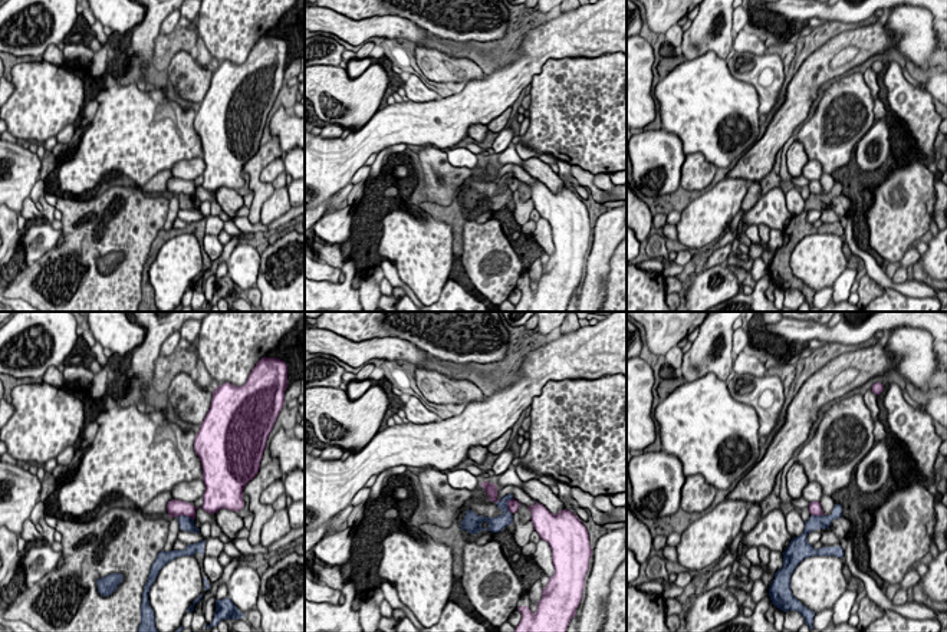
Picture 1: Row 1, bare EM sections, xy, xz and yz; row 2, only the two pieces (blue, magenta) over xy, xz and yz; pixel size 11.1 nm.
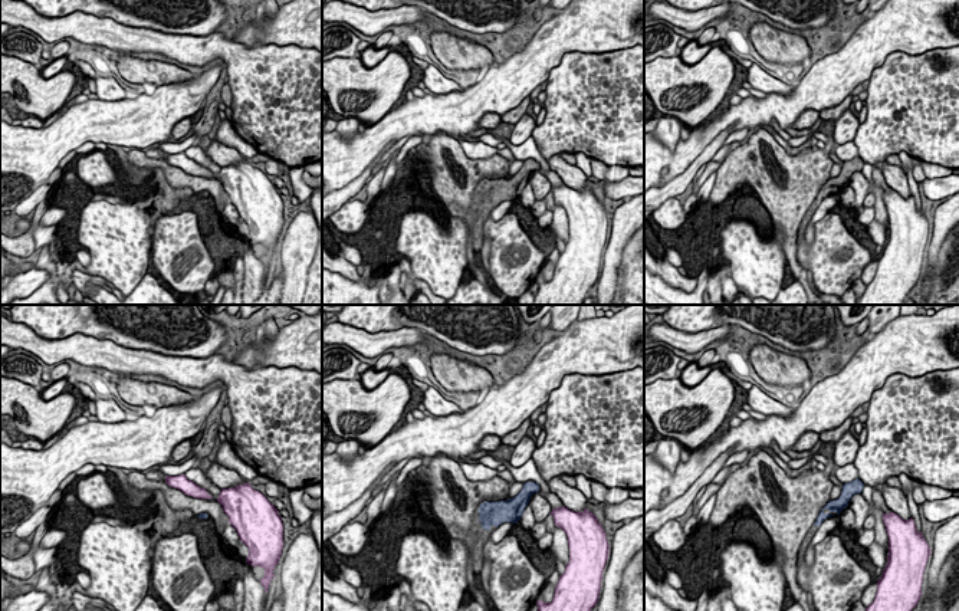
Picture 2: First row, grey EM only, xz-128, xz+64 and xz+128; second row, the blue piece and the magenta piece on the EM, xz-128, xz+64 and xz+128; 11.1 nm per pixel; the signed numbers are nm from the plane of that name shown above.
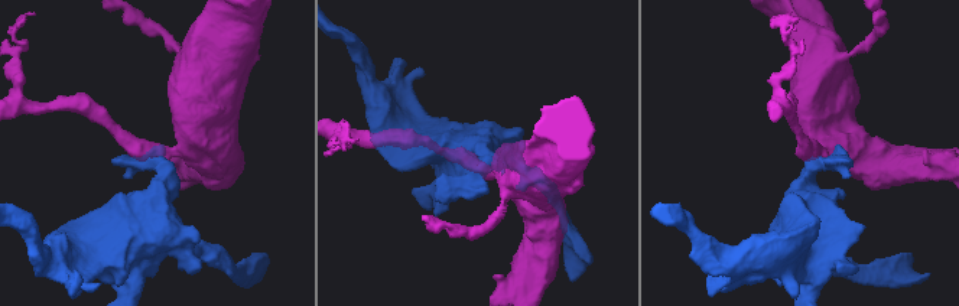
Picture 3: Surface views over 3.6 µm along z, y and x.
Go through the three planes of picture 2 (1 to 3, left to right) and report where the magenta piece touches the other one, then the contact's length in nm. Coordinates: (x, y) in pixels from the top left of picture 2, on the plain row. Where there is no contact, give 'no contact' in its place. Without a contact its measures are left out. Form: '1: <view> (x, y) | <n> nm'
1: no contact
2: no contact
3: no contact

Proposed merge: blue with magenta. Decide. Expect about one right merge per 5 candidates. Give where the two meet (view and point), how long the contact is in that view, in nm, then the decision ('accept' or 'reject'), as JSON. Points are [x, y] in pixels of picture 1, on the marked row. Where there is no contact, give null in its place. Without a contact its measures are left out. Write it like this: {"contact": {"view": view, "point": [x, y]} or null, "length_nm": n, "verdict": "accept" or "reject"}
{"contact": {"view": "xy", "point": [186, 516]}, "length_nm": 200, "verdict": "reject"}

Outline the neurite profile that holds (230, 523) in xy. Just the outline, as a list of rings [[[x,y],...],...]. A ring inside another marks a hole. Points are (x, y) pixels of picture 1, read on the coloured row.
[[[221,508],[213,514],[223,534],[234,540],[236,534],[244,527],[243,517],[237,511]]]

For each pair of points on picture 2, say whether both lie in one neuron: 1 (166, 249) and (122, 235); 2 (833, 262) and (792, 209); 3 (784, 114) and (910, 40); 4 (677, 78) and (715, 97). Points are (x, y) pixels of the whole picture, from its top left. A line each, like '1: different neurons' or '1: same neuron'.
1: different neurons
2: different neurons
3: same neuron
4: same neuron

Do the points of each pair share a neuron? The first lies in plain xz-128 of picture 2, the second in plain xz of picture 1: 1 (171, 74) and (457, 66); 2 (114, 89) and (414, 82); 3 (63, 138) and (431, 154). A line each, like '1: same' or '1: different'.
1: same
2: same
3: different

